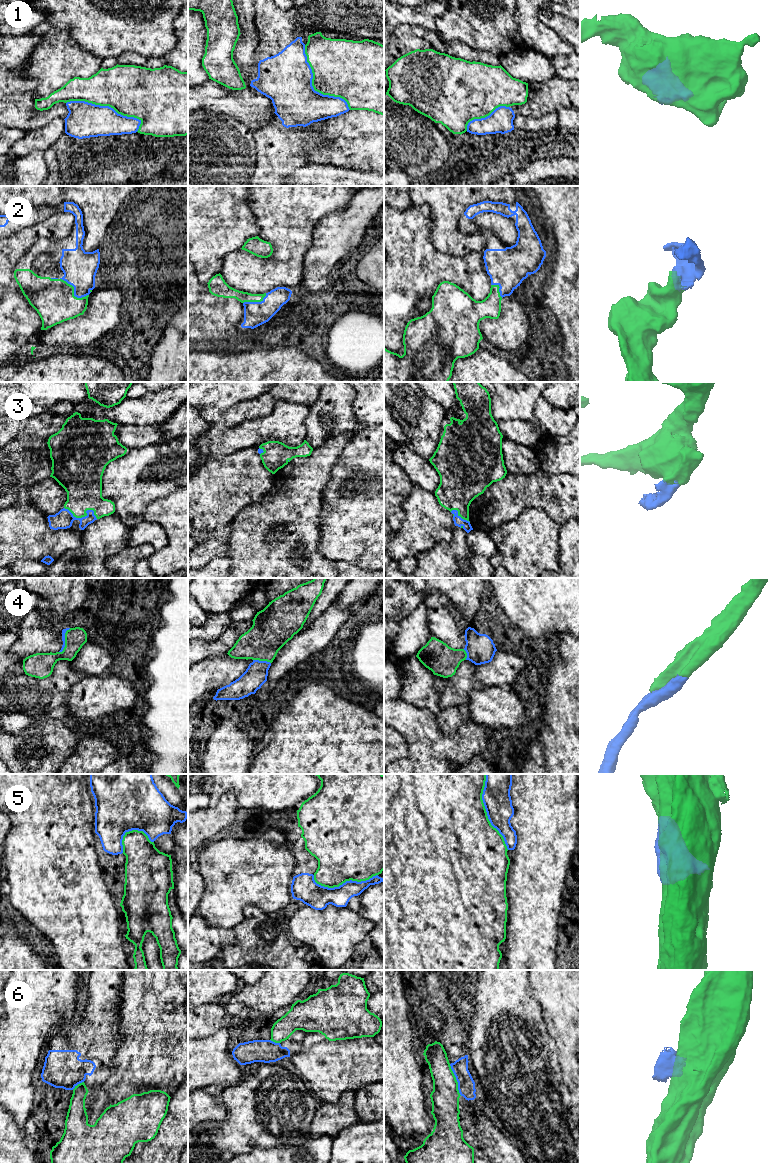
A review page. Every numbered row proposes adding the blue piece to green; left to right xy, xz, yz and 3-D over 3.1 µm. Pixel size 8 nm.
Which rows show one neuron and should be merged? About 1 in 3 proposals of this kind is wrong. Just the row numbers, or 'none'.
2, 3, 4

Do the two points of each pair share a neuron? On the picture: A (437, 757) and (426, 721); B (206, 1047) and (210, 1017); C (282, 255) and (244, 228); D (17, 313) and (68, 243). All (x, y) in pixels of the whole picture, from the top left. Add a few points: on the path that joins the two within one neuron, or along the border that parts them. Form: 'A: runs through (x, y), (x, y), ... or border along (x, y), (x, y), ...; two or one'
A: runs through (428, 748), (426, 744), (426, 730); one
B: border along (227, 1028), (221, 1028), (212, 1034), (198, 1038); two
C: border along (252, 212), (259, 227), (257, 235); two
D: border along (74, 223), (71, 231), (63, 239); two

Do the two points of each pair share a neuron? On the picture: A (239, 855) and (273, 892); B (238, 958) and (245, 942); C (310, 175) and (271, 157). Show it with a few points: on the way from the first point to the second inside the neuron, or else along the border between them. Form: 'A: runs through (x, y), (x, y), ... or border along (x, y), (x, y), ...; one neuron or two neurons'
A: runs through (250, 859), (264, 871), (265, 881); one neuron
B: runs through (241, 954), (245, 950), (245, 946); one neuron
C: border along (294, 171), (289, 175); two neurons

